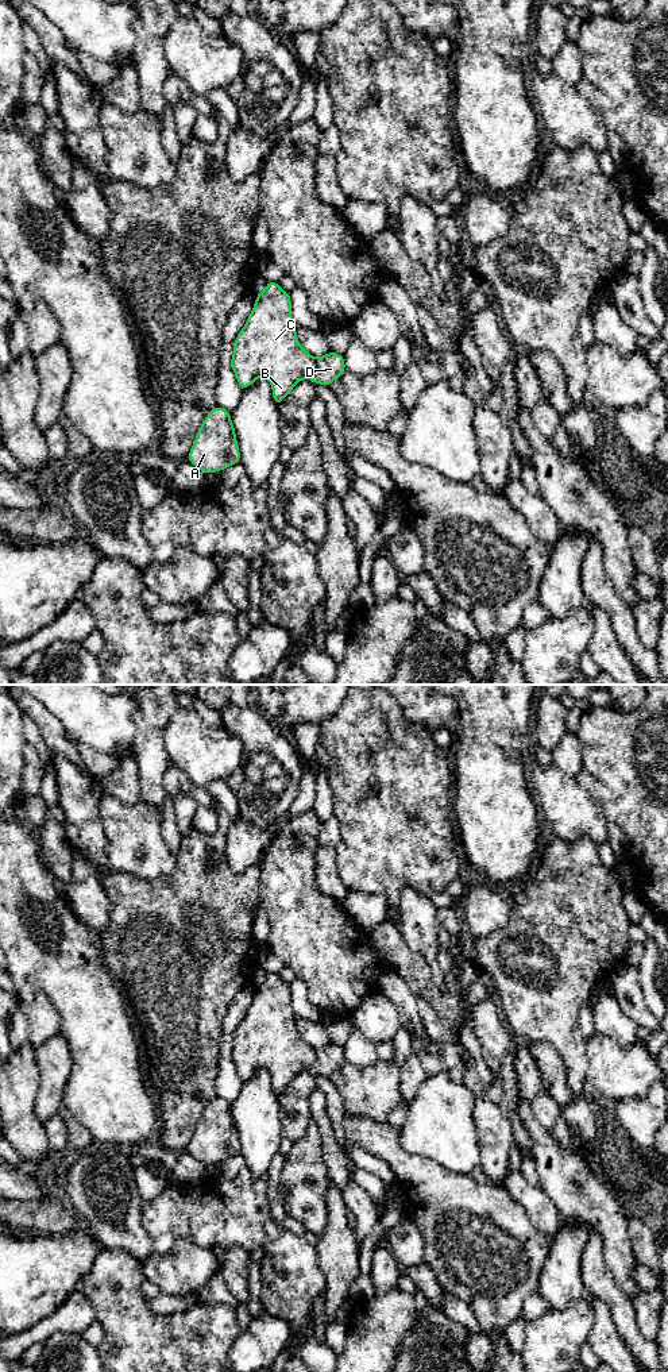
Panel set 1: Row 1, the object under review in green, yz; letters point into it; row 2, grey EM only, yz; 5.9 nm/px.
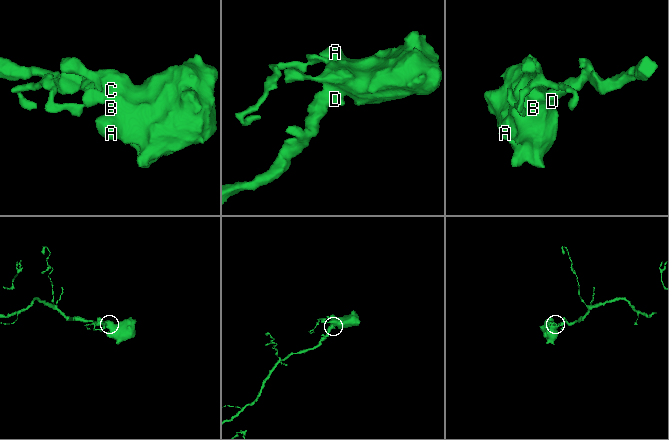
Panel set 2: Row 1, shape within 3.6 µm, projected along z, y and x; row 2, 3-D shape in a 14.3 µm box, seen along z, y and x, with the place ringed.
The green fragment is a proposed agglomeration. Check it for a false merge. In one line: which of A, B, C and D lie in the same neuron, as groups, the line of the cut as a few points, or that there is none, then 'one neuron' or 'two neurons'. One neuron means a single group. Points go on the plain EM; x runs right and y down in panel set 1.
A B C D | no cut | one neuron

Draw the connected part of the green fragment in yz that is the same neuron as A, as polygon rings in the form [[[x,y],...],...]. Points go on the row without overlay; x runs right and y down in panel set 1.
[[[216,1097],[204,1110],[188,1152],[204,1165],[219,1164],[240,1153],[231,1103]]]

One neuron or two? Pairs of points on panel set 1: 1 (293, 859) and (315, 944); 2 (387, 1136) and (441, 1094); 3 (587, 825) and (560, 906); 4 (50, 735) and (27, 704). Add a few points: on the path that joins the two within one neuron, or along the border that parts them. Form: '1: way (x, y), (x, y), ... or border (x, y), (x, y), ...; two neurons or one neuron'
1: way (293, 881), (293, 902), (304, 922); one neuron
2: border (400, 1128), (400, 1144), (416, 1156); two neurons
3: border (556, 836), (566, 841), (590, 837), (598, 846); two neurons
4: way (50, 727), (35, 712); one neuron

